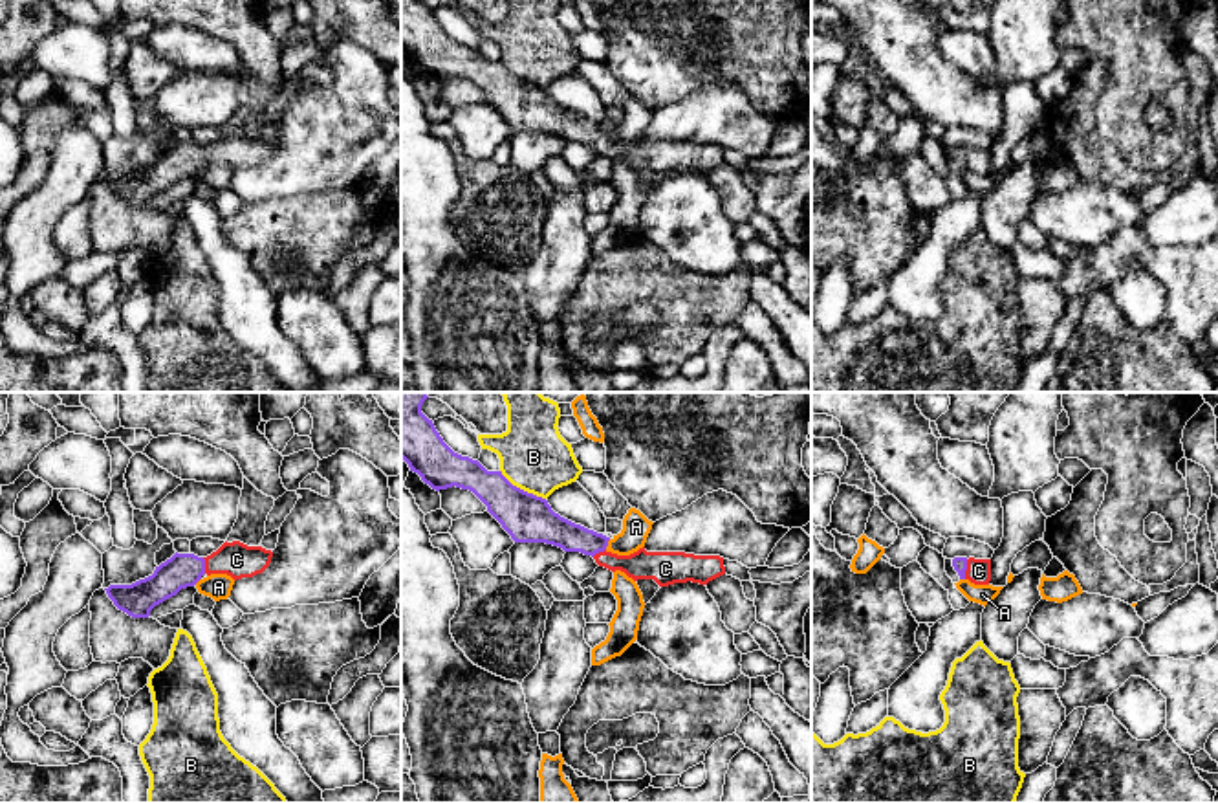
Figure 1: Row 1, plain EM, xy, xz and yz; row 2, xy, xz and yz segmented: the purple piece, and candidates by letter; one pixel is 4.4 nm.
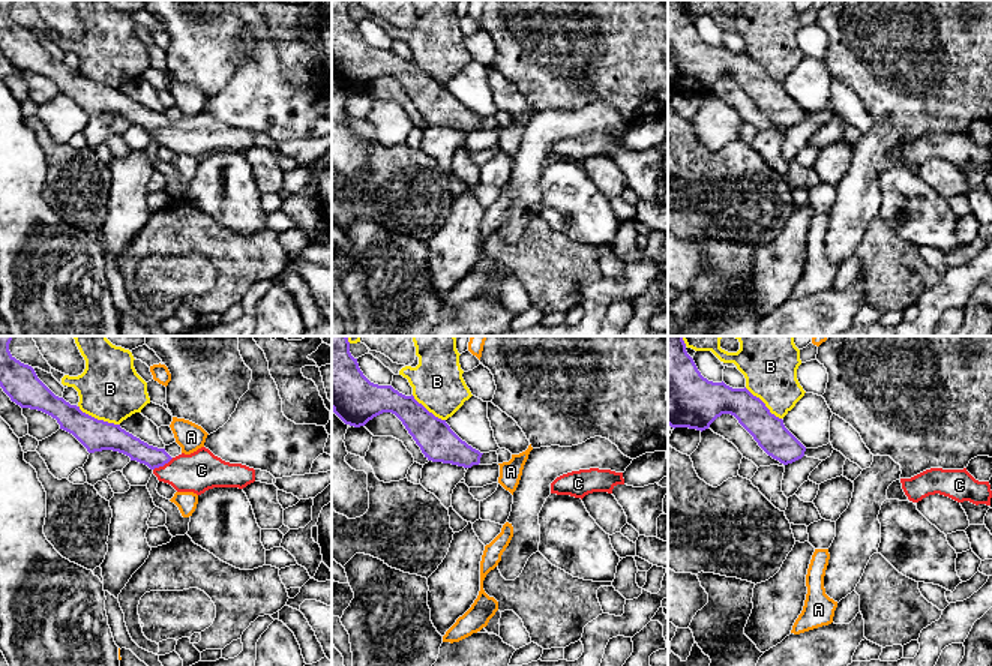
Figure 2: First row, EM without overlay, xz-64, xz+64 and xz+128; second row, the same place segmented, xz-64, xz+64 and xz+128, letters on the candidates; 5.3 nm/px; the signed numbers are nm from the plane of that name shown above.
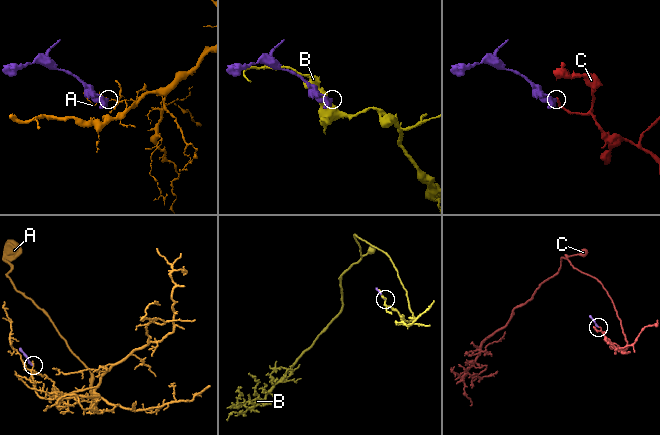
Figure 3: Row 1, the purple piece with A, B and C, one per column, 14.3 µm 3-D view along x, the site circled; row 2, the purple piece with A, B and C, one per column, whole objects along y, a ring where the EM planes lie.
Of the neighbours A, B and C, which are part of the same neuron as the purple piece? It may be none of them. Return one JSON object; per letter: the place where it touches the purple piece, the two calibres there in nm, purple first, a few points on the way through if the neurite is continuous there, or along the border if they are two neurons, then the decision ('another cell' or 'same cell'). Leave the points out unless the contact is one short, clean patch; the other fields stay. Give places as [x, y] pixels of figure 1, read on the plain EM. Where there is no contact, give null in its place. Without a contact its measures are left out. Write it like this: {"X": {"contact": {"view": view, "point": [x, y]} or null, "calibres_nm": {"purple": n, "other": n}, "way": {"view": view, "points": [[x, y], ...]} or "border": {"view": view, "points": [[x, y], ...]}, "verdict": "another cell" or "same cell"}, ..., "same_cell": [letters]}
{"A": {"contact": {"view": "xz", "point": [607, 134]}, "calibres_nm": {"purple": 130, "other": 120}, "border": {"view": "xz", "points": [[610, 129], [605, 138]]}, "verdict": "another cell"}, "B": {"contact": {"view": "xz", "point": [522, 79]}, "calibres_nm": {"purple": 220, "other": 300}, "verdict": "another cell"}, "C": {"contact": {"view": "yz", "point": [966, 158]}, "calibres_nm": {"purple": 60, "other": 110}, "way": {"view": "yz", "points": [[960, 153], [966, 158], [978, 160]]}, "verdict": "same cell"}, "same_cell": ["C"]}

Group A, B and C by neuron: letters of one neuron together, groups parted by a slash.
A / B / C

